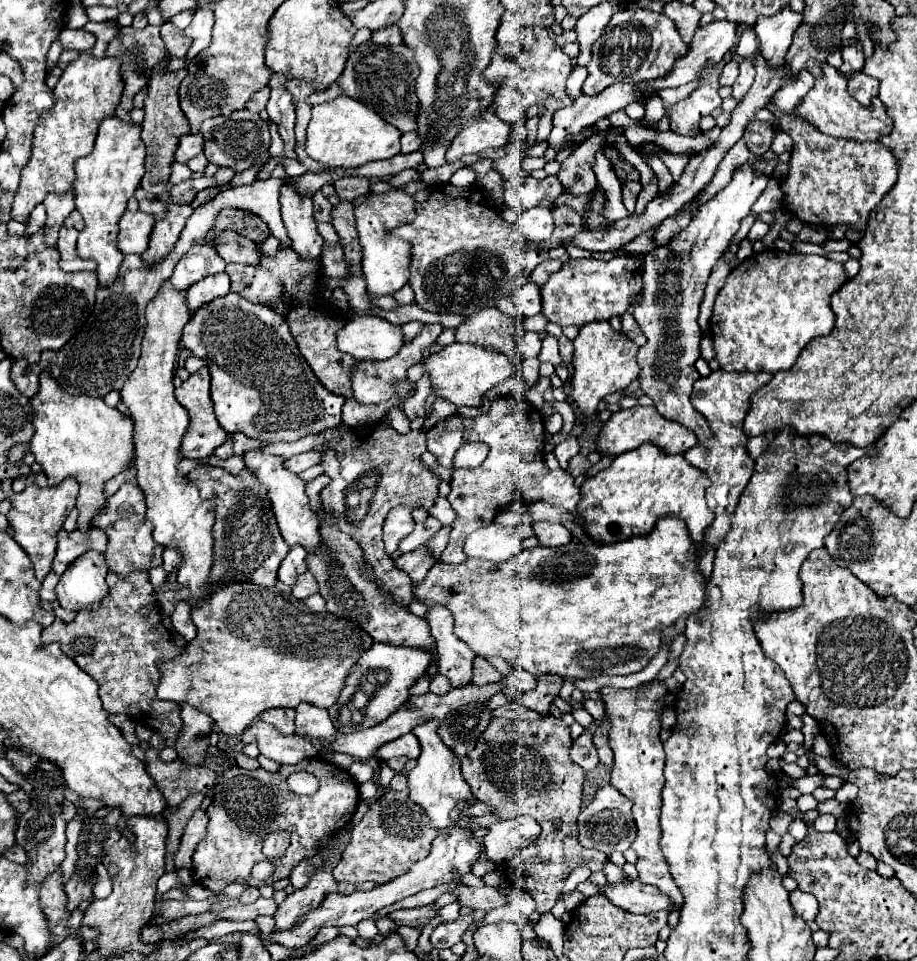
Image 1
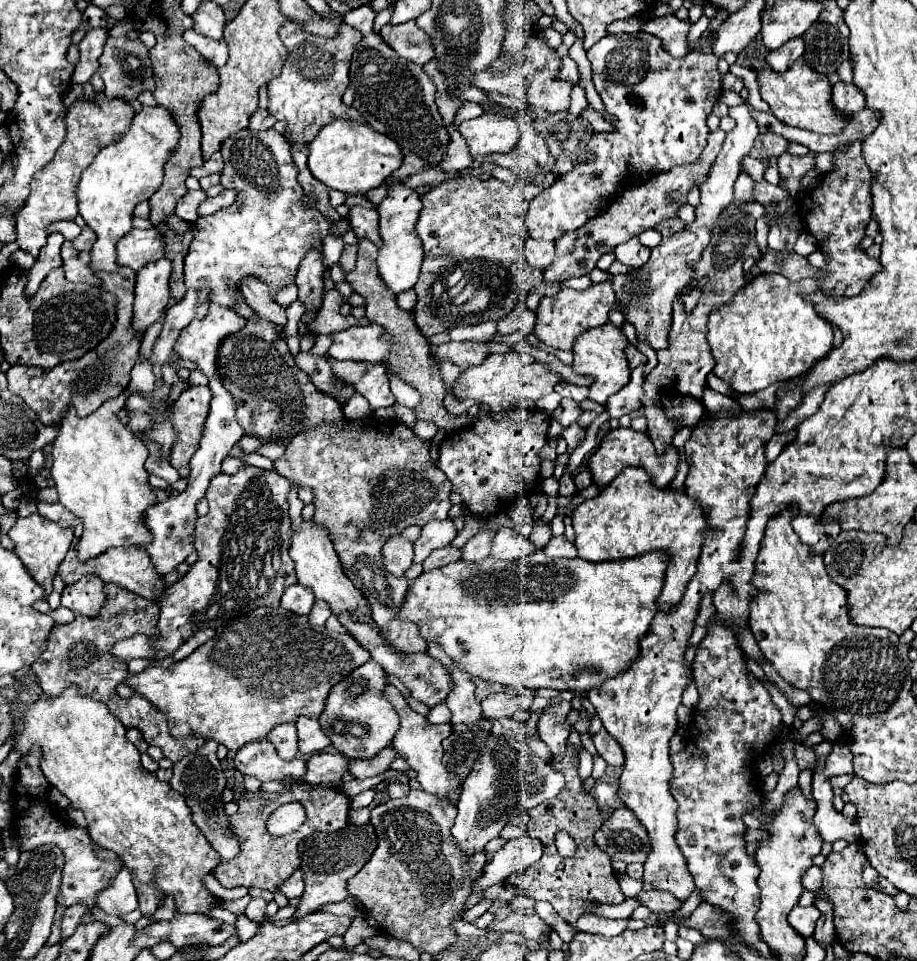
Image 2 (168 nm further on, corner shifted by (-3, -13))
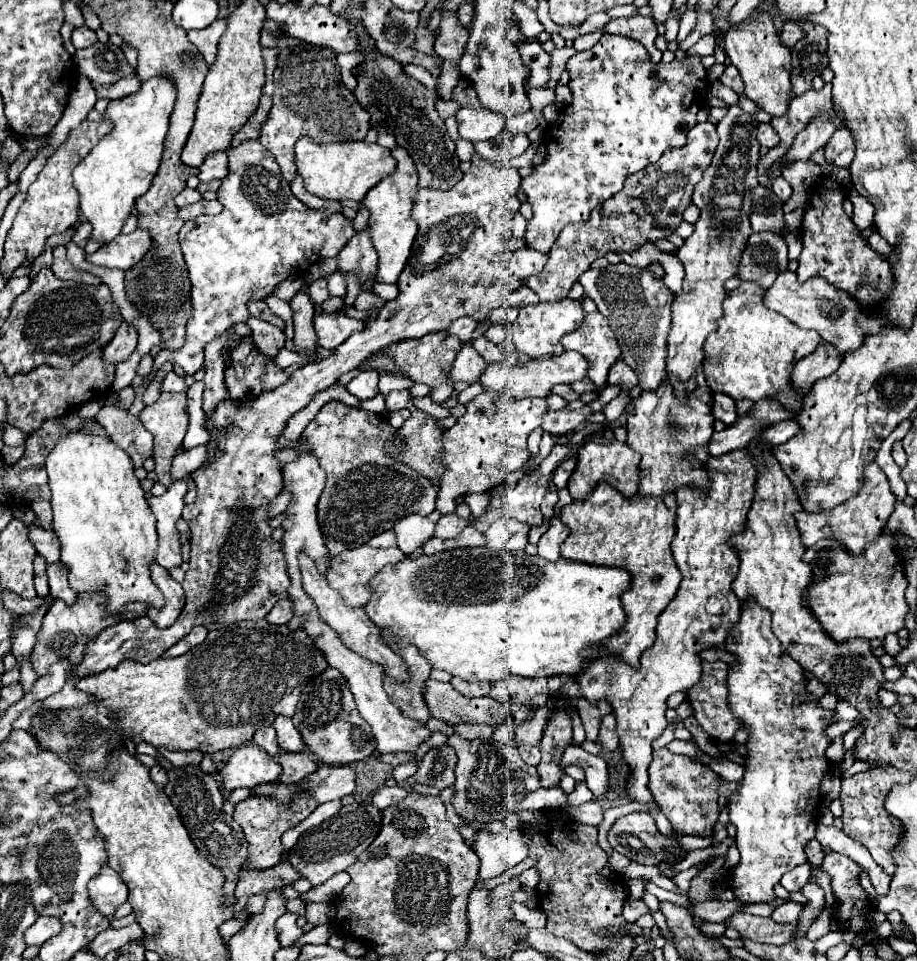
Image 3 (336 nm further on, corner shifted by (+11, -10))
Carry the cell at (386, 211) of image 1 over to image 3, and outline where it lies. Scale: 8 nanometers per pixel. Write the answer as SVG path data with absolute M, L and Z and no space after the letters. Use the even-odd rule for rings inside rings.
M395 147L391 151L391 155L397 161L395 173L385 177L363 199L363 205L371 213L367 225L369 225L369 233L373 239L373 247L377 249L377 255L379 255L377 281L381 281L381 283L397 283L397 277L405 267L405 261L411 253L411 245L417 235L417 223L411 217L411 209L415 203L415 195L417 195L417 169L415 169L409 153L403 151L403 147Z

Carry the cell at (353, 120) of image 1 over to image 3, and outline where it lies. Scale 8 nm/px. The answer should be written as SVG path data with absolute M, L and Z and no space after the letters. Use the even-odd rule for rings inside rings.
M307 137L297 141L295 145L295 163L297 163L297 173L303 177L305 189L329 201L343 201L343 199L363 201L367 191L375 187L385 175L391 175L397 165L389 149L379 147L377 143L347 141L347 143L317 145Z

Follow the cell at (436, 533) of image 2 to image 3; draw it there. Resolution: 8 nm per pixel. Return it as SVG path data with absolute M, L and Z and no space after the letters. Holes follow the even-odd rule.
M407 515L395 523L393 531L397 535L399 549L405 555L411 555L419 545L423 545L433 537L435 523L431 523L427 517L421 515Z

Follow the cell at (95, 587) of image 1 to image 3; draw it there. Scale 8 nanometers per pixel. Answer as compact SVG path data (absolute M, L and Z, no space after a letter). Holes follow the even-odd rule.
M61 561L59 563L53 563L53 565L47 565L47 575L49 575L51 597L53 599L63 599L65 603L73 605L75 599L77 599L77 593L69 587L65 565Z

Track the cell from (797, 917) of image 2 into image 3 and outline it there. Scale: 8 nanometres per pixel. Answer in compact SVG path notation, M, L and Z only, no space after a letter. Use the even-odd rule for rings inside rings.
M785 903L781 907L777 907L771 917L777 921L777 923L795 923L799 921L799 913L801 913L801 905L799 903Z

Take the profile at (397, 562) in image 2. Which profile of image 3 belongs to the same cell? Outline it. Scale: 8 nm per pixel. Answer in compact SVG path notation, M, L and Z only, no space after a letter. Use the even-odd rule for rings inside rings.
M361 545L343 551L333 559L333 565L327 571L327 581L335 591L339 591L347 607L363 607L371 595L367 583L373 579L373 575L387 563L397 563L403 557L403 551L397 547L373 549Z

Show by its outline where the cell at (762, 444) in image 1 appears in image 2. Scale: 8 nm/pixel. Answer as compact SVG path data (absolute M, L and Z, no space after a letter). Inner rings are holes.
M791 430L791 432L787 432L787 434L773 434L771 440L769 440L767 446L765 446L765 458L767 458L767 462L773 462L773 460L781 454L781 450L783 450L793 438L795 438L795 430Z

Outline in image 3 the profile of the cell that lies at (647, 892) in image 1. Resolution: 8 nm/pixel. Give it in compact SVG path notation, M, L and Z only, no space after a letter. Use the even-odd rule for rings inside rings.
M735 913L725 925L735 927L745 939L757 943L773 943L773 945L789 943L797 933L797 923L785 927L781 923L775 923L771 917L755 917L747 913Z

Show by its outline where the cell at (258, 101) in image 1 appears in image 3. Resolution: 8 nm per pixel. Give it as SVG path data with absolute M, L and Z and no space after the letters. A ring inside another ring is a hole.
M263 95L259 109L257 109L255 115L243 125L243 129L241 129L239 133L235 133L235 137L233 137L233 141L231 141L231 147L235 147L237 143L243 143L245 139L259 139L259 135L261 135L261 125L263 125L265 119L267 119L269 107L271 107L271 97L269 97L269 95Z

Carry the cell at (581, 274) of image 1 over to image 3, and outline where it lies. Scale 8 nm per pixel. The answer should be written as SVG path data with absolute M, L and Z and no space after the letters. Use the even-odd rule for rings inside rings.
M563 299L563 301L555 301L555 303L539 303L539 305L527 305L519 311L519 317L515 323L511 323L513 327L513 345L519 353L529 355L531 359L539 359L539 357L557 357L561 353L557 353L557 349L561 347L559 341L565 333L575 331L581 321L585 317L585 311L581 307L579 301L571 301L571 299Z

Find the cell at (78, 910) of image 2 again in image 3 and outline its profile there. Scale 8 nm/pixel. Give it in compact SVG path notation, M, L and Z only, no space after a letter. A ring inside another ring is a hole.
M39 917L27 931L25 931L25 943L27 945L43 945L47 939L57 935L61 931L61 923L55 917Z

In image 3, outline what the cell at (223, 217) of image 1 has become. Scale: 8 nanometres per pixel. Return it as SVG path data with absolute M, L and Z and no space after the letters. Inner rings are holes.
M243 141L239 147L227 149L227 157L229 175L223 179L223 185L217 191L223 211L219 215L201 215L193 221L187 221L179 231L181 251L193 283L193 317L187 323L187 341L175 353L163 349L154 359L150 375L156 374L164 363L177 363L187 375L195 375L195 371L201 367L205 343L211 343L217 339L217 335L223 335L237 323L247 323L251 317L247 309L249 301L265 299L287 277L301 277L313 263L319 263L327 257L337 257L341 247L345 247L349 241L349 235L353 235L351 221L347 221L341 213L331 215L327 211L313 211L289 191L289 183L283 179L277 161L259 145L259 141Z

